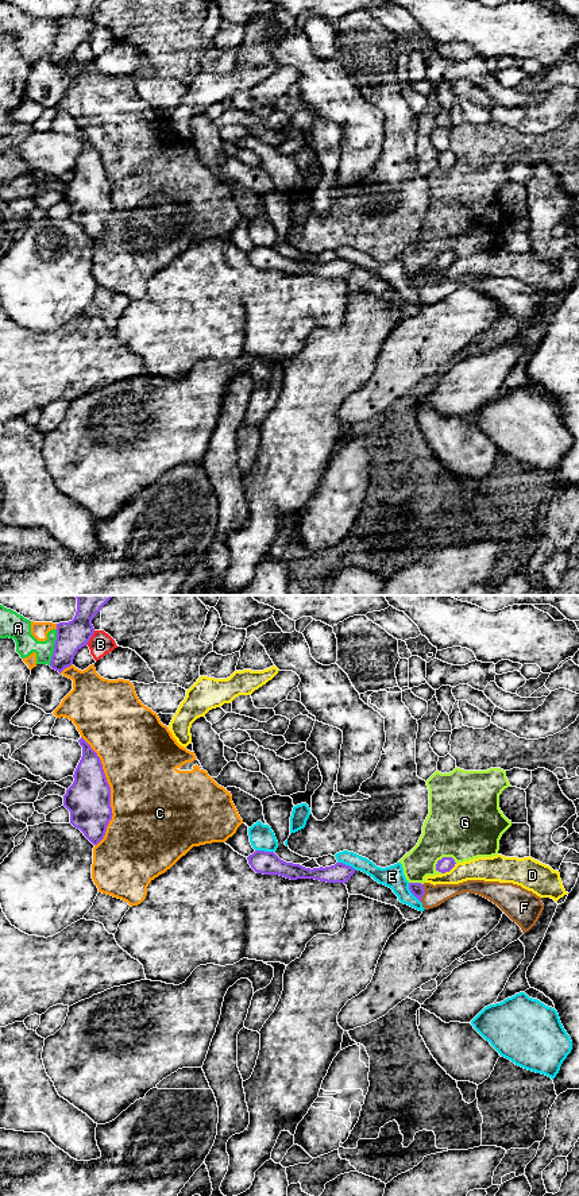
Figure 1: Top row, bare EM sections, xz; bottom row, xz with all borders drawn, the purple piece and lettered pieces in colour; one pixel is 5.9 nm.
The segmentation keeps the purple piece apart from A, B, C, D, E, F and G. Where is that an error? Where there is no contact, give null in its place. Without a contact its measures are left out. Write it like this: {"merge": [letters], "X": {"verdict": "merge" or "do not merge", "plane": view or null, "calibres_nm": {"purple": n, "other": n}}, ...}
{"merge": ["F"], "A": {"verdict": "do not merge", "plane": "xz", "calibres_nm": {"purple": 180, "other": 140}}, "B": {"verdict": "do not merge", "plane": "xz", "calibres_nm": {"purple": 180, "other": 140}}, "C": {"verdict": "do not merge", "plane": "xz", "calibres_nm": {"purple": 260, "other": 480}}, "D": {"verdict": "do not merge", "plane": "xz", "calibres_nm": {"purple": 90, "other": 140}}, "E": {"verdict": "do not merge", "plane": "xz", "calibres_nm": {"purple": 80, "other": 130}}, "F": {"verdict": "merge", "plane": "xz", "calibres_nm": {"purple": 80, "other": 120}}, "G": {"verdict": "do not merge", "plane": "xz", "calibres_nm": {"purple": 90, "other": 440}}}

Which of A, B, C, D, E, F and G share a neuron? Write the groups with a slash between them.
A C / B / D / E / F / G

